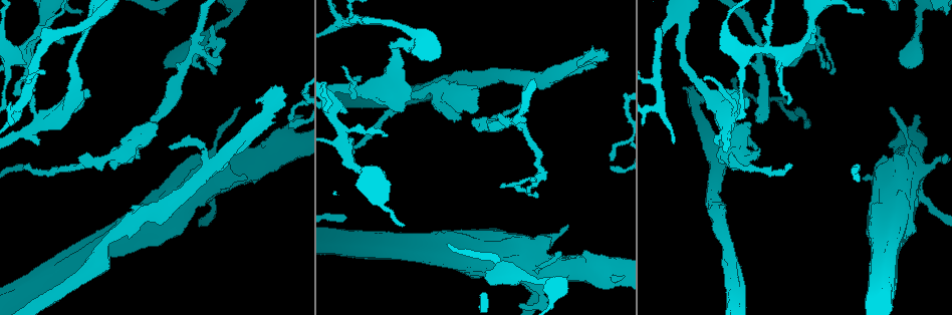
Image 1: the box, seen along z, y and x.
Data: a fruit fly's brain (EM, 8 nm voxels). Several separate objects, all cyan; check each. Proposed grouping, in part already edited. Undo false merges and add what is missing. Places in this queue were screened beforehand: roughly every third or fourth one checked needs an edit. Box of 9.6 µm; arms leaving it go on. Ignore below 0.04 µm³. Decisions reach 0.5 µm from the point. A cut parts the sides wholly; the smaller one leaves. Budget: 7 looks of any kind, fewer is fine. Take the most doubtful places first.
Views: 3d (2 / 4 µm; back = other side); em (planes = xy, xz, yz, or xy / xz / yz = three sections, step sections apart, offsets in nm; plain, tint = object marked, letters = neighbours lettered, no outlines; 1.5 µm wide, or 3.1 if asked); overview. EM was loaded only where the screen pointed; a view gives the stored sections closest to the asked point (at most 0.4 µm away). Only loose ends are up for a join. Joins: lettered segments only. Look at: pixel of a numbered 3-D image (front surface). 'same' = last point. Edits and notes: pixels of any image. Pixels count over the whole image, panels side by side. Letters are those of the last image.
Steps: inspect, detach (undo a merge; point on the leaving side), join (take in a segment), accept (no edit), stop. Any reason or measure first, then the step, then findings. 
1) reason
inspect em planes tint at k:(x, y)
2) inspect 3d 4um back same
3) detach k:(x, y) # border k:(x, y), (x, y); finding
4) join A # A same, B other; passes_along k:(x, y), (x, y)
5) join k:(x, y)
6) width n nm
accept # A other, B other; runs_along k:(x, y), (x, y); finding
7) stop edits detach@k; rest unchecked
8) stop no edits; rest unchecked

free end
inspect 3d 2um at 1:(605, 51)

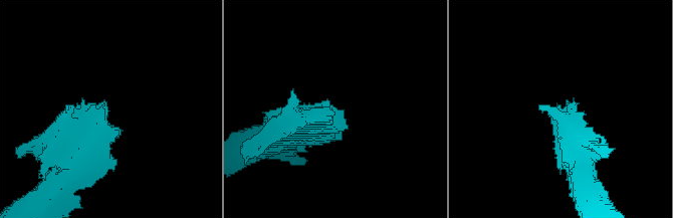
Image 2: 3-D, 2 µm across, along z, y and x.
inspect em planes plain at 2:(327, 102)

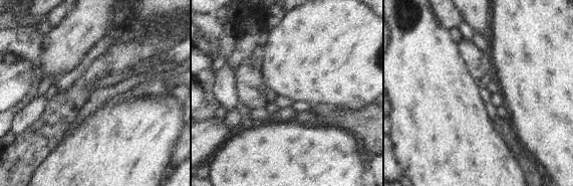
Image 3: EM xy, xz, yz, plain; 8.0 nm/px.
inspect em planes letters same

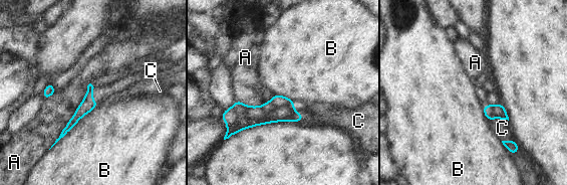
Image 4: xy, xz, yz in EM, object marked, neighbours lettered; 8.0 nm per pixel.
join C # A other, B other, C same; passes_along 4:(492, 111), (498, 118), (502, 128); it goes on there

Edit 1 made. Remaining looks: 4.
inspect overview

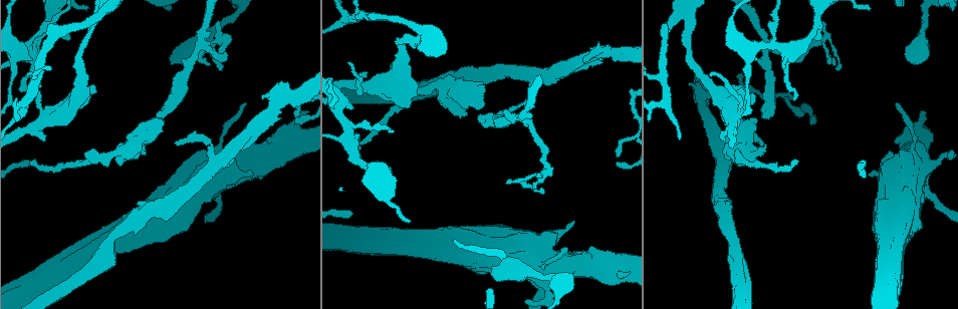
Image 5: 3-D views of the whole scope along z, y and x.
tapers out
inspect em planes letters at 5:(796, 98)

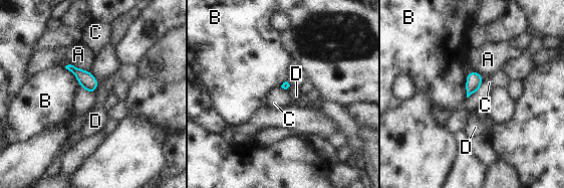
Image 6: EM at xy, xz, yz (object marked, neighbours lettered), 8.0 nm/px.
longest_contact B 200 nm
accept # A other, B other, C other, D other; border 6:(484, 77), (478, 90); no lettered segment goes on from it

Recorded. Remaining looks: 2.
sharp bend
inspect 3d 2um back at 5:(521, 117)

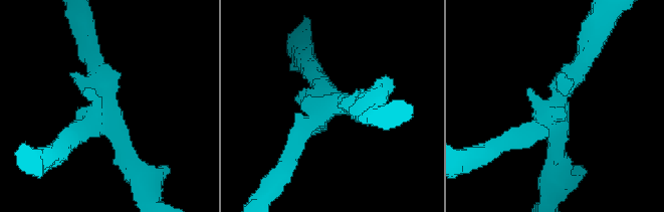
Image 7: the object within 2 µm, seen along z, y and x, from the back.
arms 3; arm_widths 190, 200, 220 nm; now the EM
inspect em planes letters at 7:(334, 102)

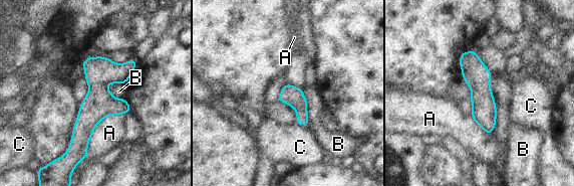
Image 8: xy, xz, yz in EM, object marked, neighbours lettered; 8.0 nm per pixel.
accept # A other, B other, C other; border 8:(301, 89), (306, 100), (308, 126); continuous, no second neuron

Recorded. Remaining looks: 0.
stop edits join@4; rest unchecked

